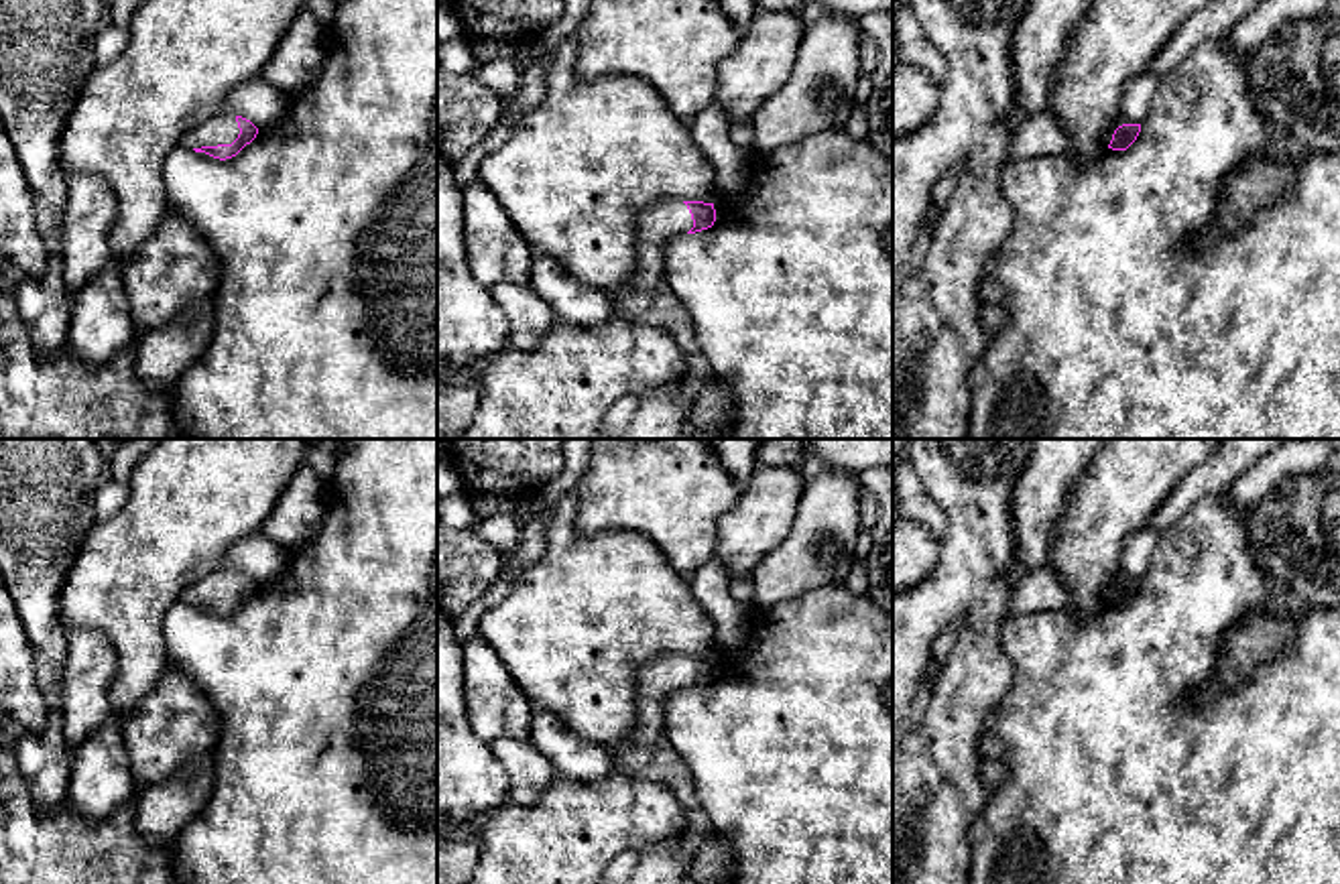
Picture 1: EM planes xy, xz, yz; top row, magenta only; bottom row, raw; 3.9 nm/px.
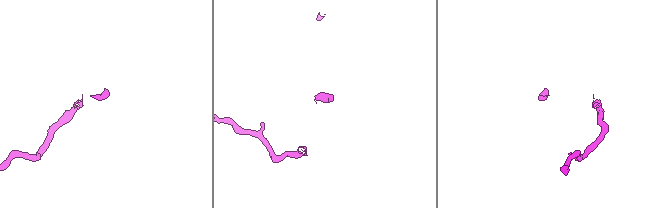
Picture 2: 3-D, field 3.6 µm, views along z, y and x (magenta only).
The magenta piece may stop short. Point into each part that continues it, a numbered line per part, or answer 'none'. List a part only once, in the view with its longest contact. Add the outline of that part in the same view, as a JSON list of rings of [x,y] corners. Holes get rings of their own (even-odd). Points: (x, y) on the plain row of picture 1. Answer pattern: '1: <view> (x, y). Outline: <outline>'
1: xy (222, 584). Outline: [[[218,569],[207,577],[193,581],[181,595],[181,599],[191,604],[232,599],[240,589],[234,569]]]

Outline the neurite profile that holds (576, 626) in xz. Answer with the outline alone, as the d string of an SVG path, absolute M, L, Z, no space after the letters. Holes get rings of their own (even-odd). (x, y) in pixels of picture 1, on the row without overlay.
M577 488L551 506L543 557L519 573L500 604L482 614L478 634L494 648L535 709L547 709L577 736L612 748L634 730L641 667L661 654L714 658L716 626L695 599L689 577L681 575L653 541L630 530L577 536L577 510Z

